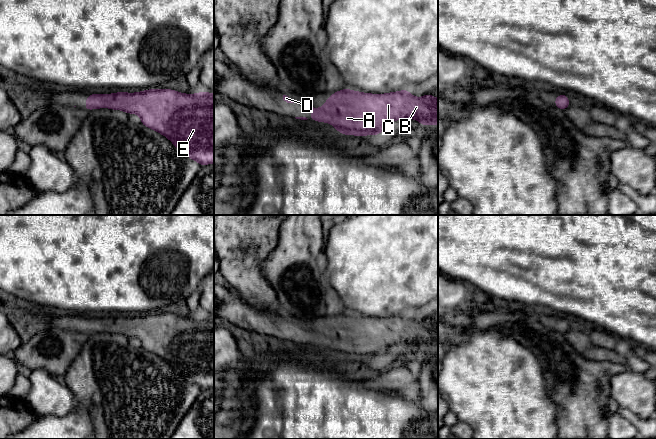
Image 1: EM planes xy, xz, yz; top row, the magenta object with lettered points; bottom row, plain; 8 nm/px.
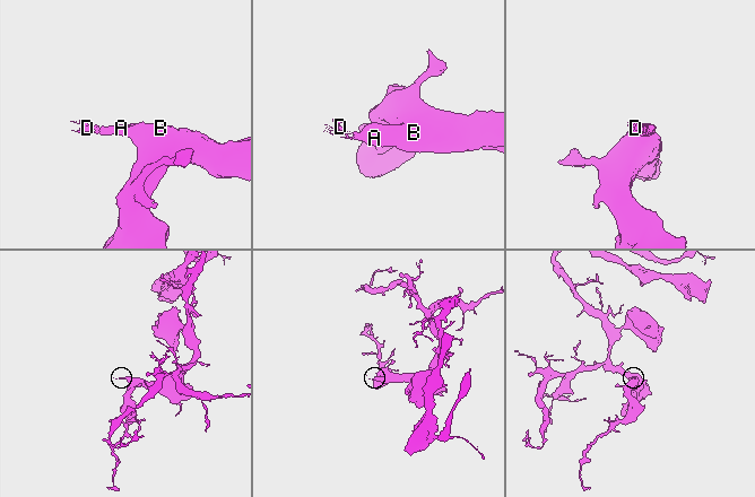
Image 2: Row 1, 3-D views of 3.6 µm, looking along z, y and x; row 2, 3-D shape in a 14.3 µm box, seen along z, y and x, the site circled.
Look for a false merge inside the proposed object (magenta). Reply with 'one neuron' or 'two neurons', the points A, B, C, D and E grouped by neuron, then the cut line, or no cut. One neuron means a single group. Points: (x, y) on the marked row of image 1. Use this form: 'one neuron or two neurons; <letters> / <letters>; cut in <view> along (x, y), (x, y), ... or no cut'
one neuron; A B C D E; no cut

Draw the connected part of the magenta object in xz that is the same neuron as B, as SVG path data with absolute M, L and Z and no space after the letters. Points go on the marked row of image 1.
M342 89L330 95L321 109L311 106L308 107L312 114L310 120L329 123L337 129L338 133L357 135L358 137L379 135L390 122L401 119L416 119L422 126L438 125L438 99L431 94L425 94L422 98L417 98L410 94L408 89L386 94L370 94L350 89Z

